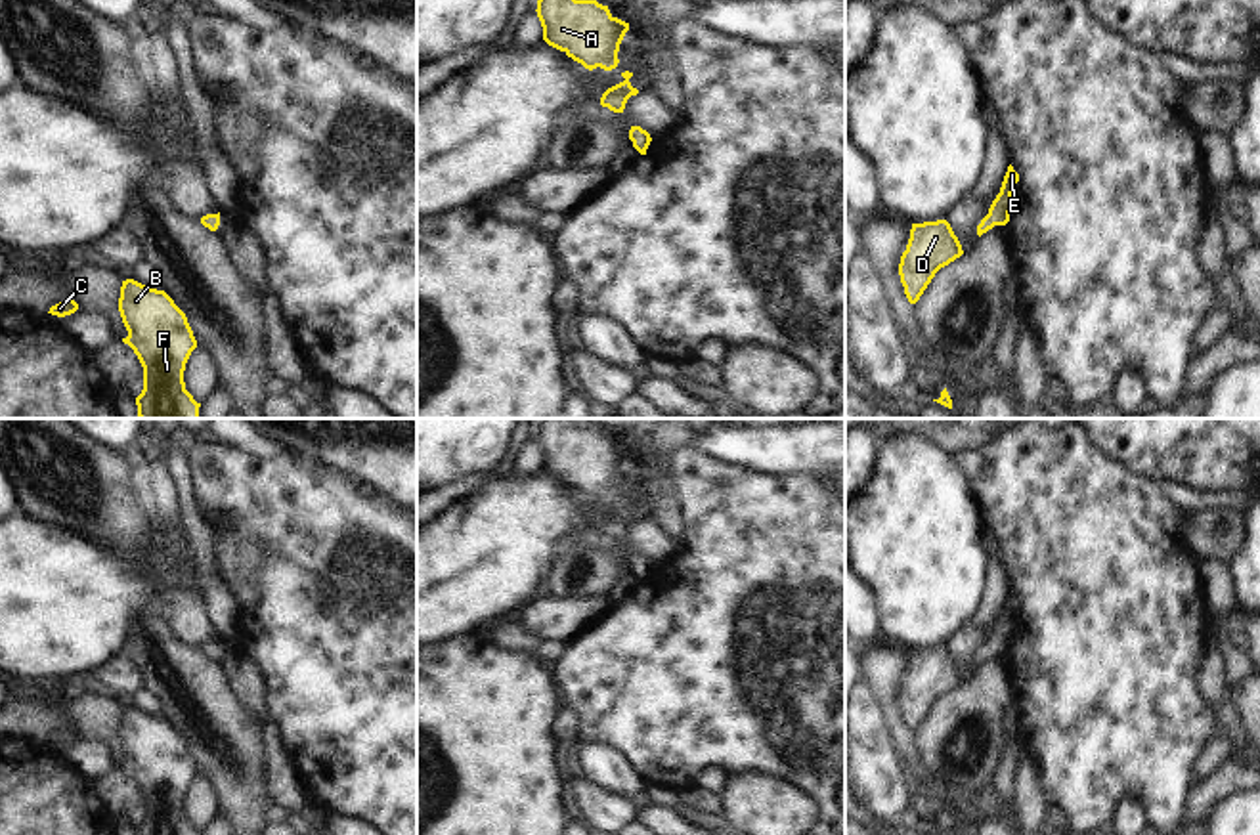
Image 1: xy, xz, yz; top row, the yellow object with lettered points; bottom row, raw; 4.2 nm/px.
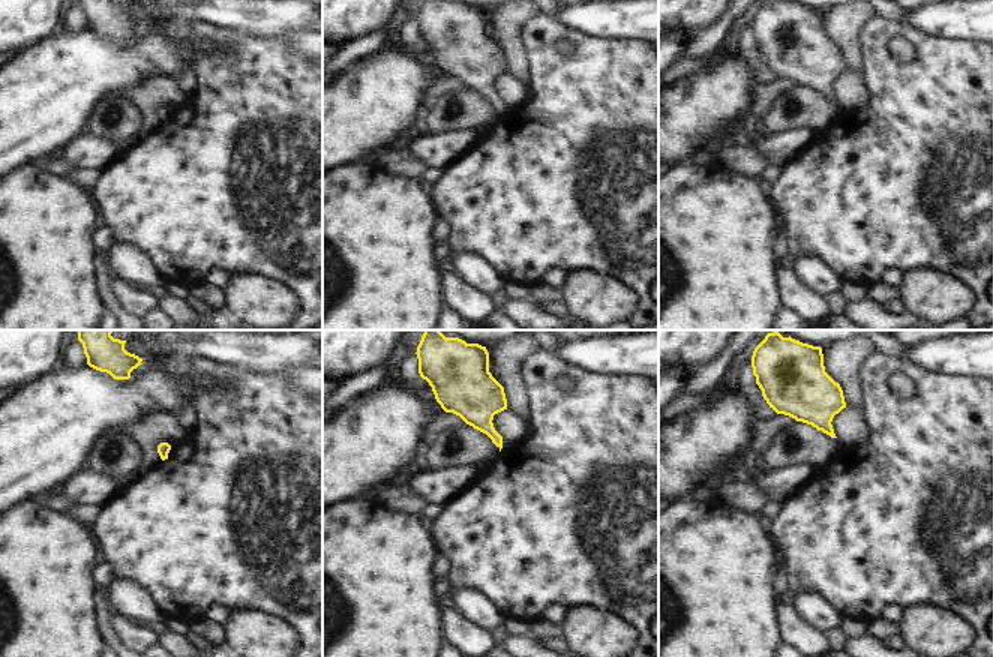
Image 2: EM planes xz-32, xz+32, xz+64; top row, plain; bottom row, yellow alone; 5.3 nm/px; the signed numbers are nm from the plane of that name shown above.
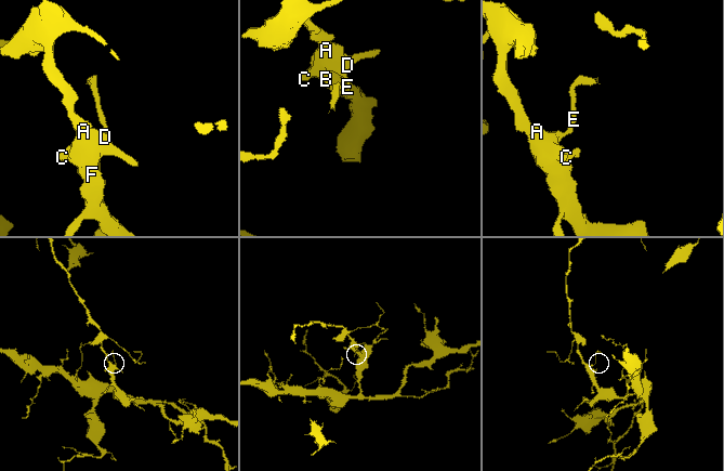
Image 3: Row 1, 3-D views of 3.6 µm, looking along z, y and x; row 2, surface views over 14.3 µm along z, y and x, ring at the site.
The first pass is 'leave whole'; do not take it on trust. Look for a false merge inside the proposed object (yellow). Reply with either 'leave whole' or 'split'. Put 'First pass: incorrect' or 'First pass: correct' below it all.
leave whole
First pass: correct

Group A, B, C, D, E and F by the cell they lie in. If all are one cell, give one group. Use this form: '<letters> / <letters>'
A B C D E F

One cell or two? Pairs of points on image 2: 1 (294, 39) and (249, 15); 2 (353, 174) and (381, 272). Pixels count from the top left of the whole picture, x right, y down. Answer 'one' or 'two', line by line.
1: two
2: one

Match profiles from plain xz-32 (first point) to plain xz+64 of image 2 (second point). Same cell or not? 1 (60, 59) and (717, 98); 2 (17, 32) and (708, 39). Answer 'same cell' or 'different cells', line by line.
1: same cell
2: different cells

